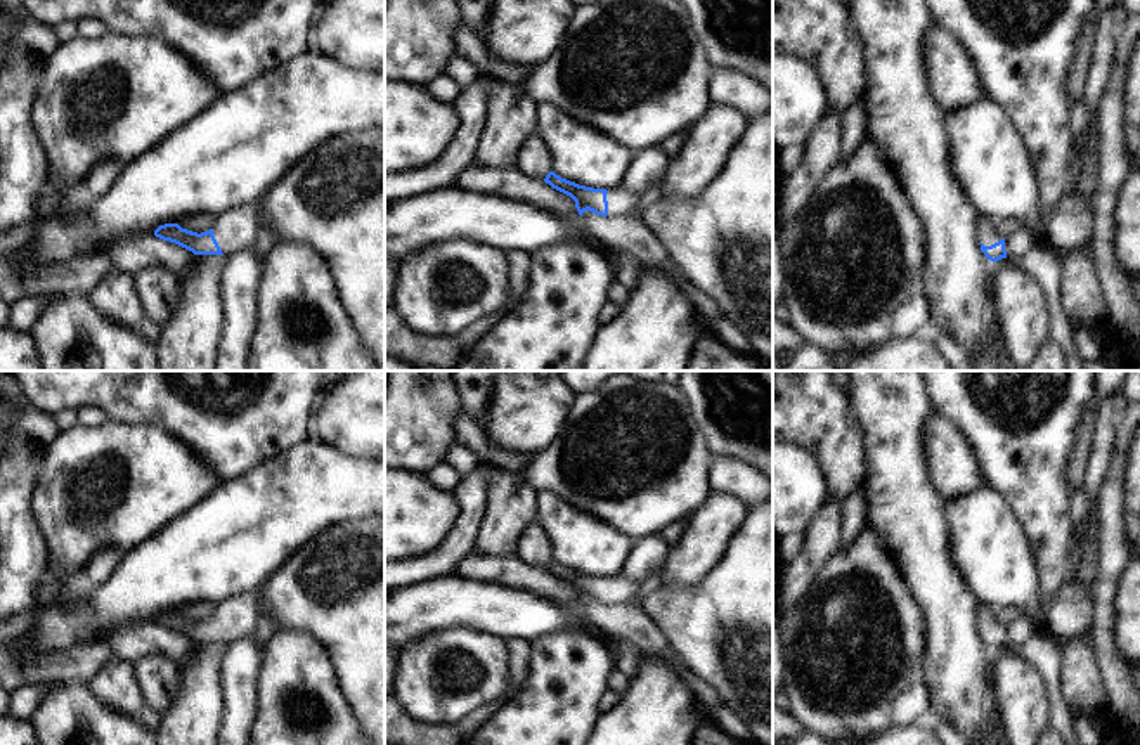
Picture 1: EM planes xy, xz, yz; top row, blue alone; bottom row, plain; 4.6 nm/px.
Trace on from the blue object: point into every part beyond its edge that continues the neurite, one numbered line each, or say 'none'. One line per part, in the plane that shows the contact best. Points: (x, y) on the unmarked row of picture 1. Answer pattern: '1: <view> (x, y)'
1: xy (234, 619)

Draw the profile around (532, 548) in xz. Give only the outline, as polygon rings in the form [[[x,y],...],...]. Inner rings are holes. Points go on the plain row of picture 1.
[[[534,520],[518,539],[515,556],[527,565],[544,568],[553,560],[553,547],[546,537],[542,525]]]

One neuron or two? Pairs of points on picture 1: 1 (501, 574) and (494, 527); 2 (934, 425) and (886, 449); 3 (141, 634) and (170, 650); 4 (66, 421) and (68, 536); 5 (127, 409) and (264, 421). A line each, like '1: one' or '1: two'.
1: two
2: two
3: one
4: two
5: one

